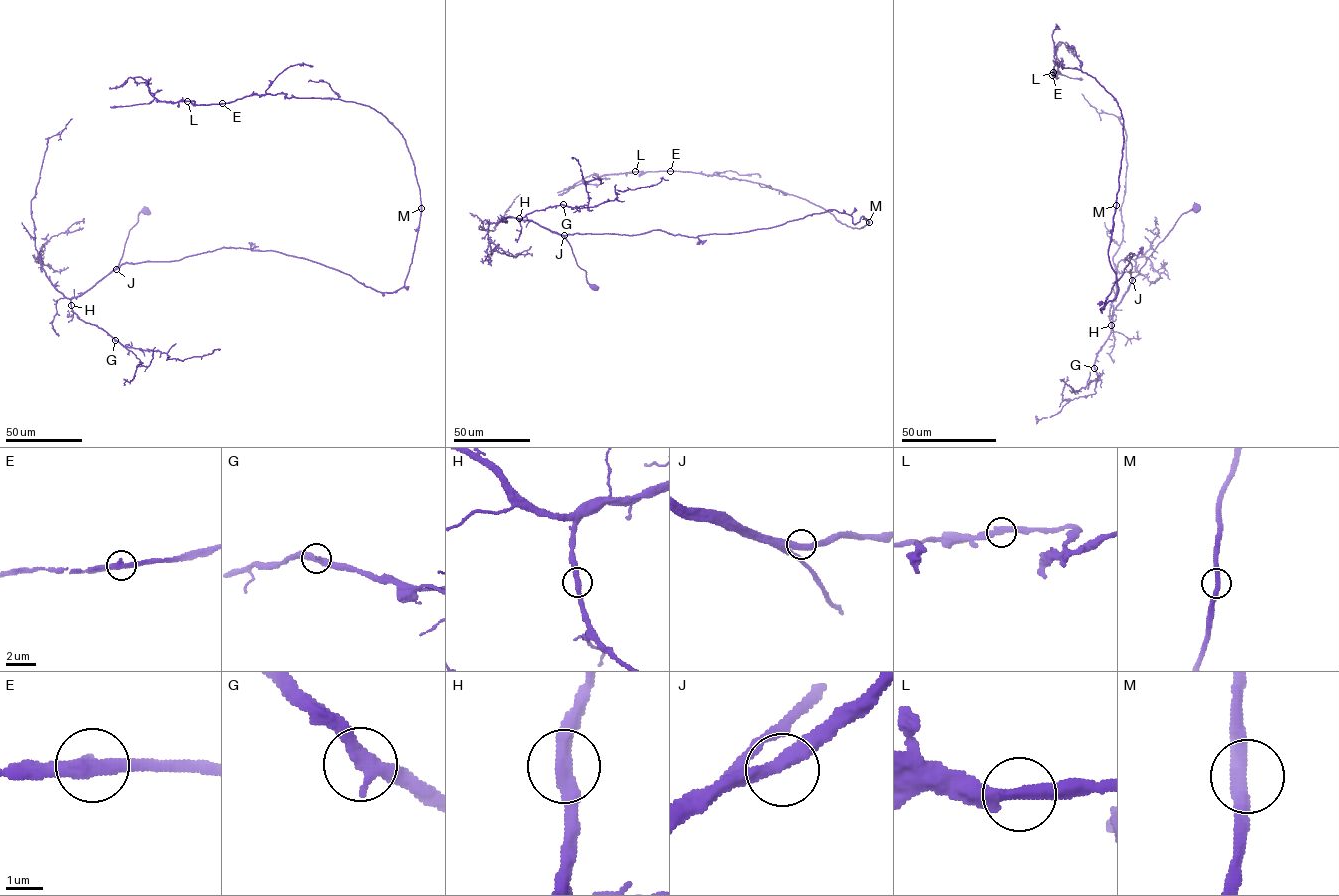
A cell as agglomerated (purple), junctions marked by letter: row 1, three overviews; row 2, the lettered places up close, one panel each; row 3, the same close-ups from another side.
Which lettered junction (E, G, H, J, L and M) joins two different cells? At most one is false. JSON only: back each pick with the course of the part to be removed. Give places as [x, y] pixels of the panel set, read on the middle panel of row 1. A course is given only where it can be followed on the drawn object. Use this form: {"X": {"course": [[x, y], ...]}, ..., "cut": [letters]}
{"cut": []}

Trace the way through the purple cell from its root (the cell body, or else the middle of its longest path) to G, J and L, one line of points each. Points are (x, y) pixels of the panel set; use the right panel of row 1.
G: (1196, 207), (1181, 216), (1131, 282), (1114, 310), (1111, 333), (1097, 353), (1094, 367)
J: (1196, 207), (1181, 216), (1132, 280)
L: (1196, 207), (1132, 280), (1125, 258), (1101, 309), (1118, 290), (1123, 118), (1091, 76), (1053, 72)

